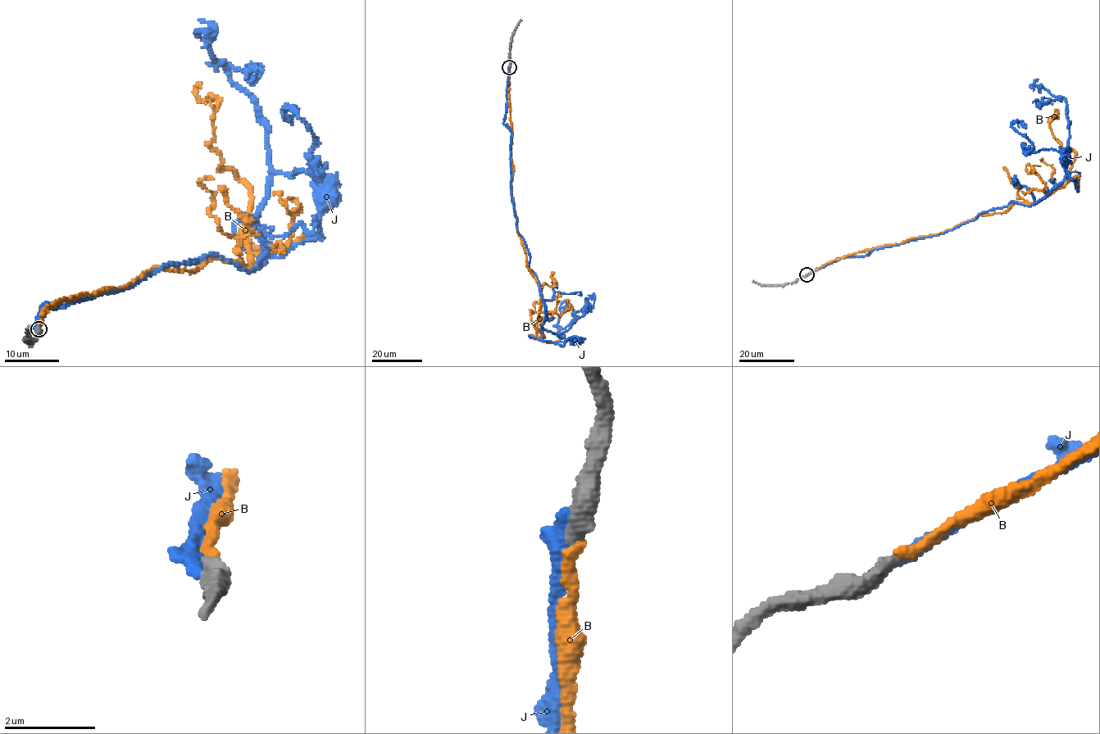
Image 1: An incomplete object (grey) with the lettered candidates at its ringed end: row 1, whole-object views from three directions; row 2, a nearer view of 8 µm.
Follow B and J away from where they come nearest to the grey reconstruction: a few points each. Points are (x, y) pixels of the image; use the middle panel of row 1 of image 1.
B: (510, 67), (511, 197), (539, 289), (534, 324), (542, 337), (538, 326), (547, 317)
J: (509, 66), (503, 124), (511, 131), (511, 197), (547, 313), (543, 335), (529, 336), (576, 339)

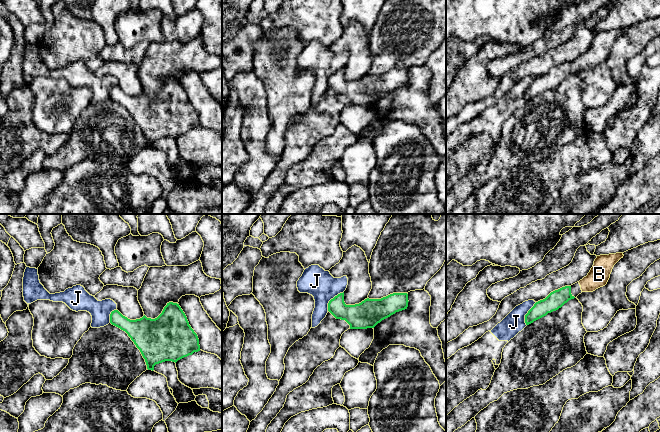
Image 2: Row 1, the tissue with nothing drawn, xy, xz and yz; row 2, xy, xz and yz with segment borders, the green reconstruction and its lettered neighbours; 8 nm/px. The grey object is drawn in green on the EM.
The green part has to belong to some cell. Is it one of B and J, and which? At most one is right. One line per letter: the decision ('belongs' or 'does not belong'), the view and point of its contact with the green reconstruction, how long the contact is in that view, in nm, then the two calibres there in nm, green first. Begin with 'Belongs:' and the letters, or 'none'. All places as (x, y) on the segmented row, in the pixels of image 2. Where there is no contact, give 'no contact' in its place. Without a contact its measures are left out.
Belongs: B
B: belongs | no contact
J: does not belong | xz (331, 299) | 200 nm | 190/220 nm

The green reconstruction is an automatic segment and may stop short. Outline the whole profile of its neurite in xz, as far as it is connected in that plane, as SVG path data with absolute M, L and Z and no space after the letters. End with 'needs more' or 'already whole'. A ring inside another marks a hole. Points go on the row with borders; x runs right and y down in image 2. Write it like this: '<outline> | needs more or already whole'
M344 292L328 303L328 311L336 318L345 320L350 329L374 328L382 320L407 309L407 293L393 293L381 299L365 299L359 304L346 305Z | already whole

